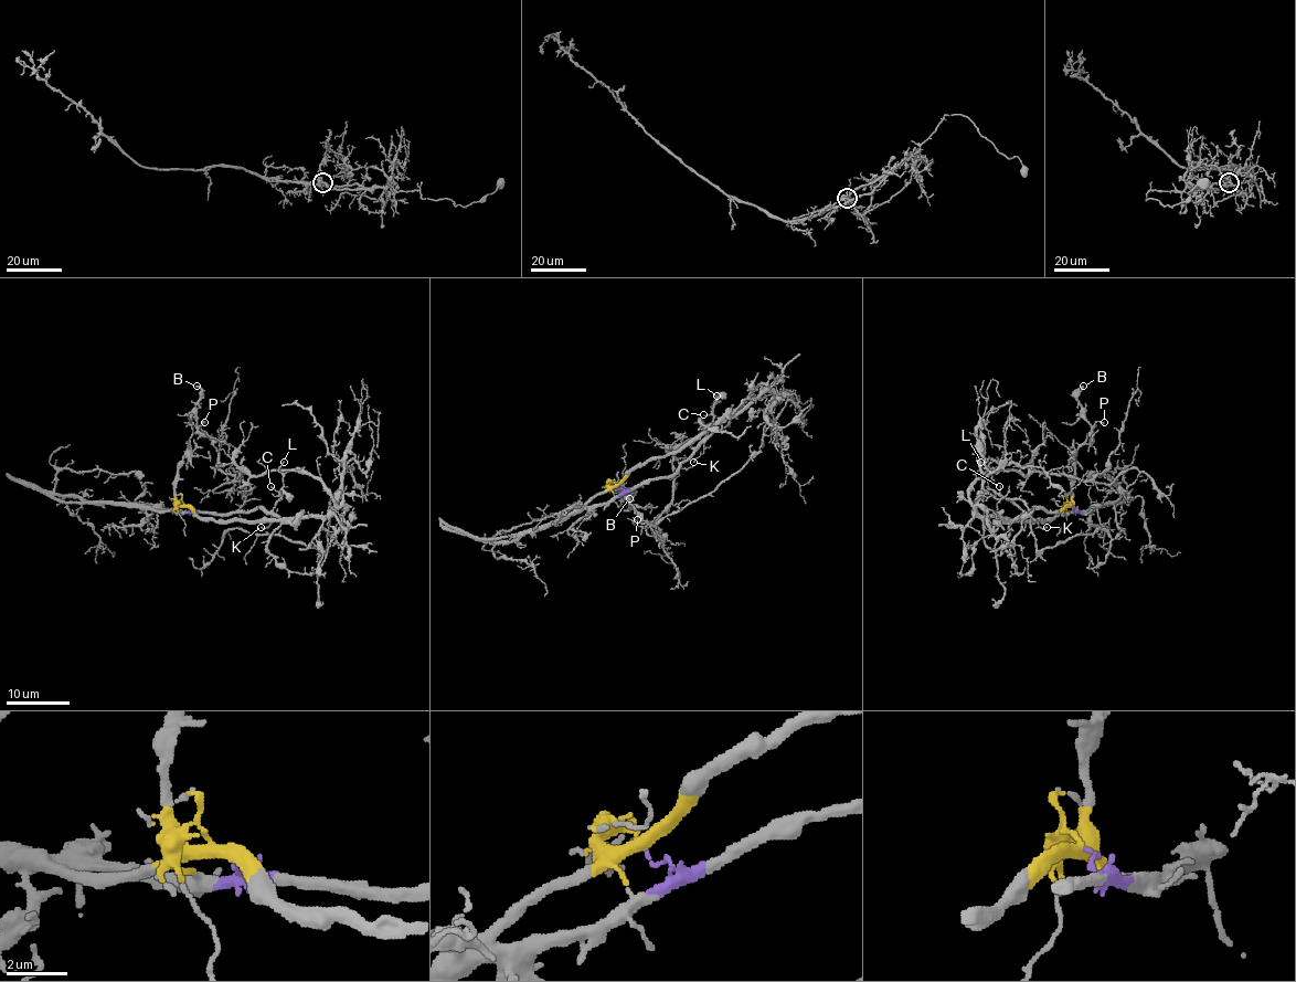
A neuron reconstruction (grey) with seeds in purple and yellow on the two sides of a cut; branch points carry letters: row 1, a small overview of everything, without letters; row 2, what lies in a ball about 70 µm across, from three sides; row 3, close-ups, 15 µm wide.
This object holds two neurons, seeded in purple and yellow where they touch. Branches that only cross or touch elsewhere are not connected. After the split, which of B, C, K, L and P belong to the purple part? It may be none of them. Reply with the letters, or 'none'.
C, K, L

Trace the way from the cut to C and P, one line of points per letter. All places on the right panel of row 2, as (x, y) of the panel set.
C: (1072, 505), (1074, 509), (1064, 513), (1040, 508), (1022, 511), (1001, 494), (999, 486)
P: (1070, 505), (1073, 456), (1091, 428), (1096, 422), (1103, 422)

